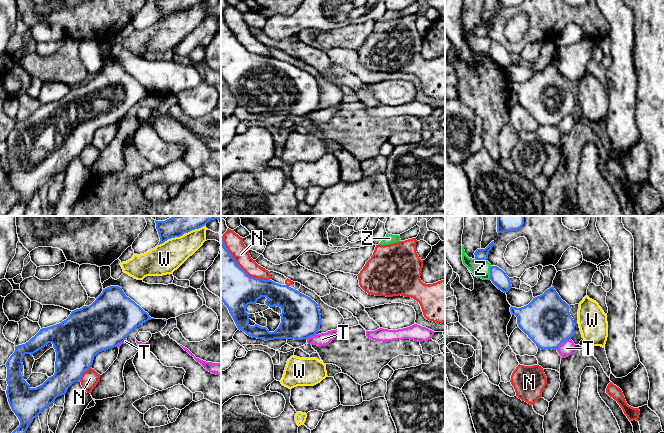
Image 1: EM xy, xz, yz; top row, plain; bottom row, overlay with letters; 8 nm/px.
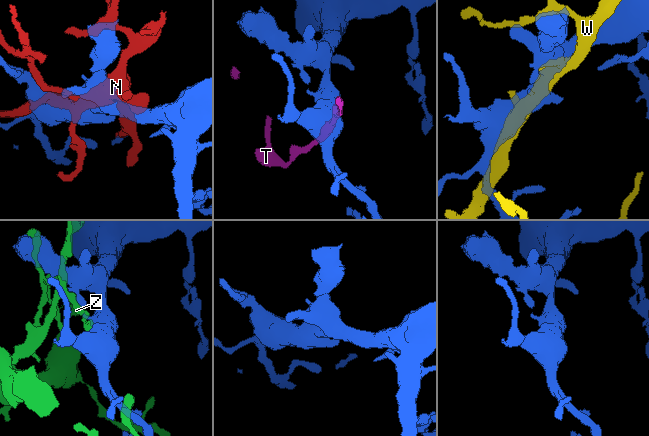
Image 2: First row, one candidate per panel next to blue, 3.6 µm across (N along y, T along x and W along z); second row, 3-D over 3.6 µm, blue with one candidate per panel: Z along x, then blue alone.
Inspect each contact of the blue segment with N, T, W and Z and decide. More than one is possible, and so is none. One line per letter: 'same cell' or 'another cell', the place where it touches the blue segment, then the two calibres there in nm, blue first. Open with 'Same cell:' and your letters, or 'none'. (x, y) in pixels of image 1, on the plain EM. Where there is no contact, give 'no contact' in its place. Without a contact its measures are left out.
Same cell: none
N: another cell; contact xz (239, 42); calibres 360 and 140 nm
T: another cell; contact yz (563, 117); calibres 380 and 110 nm
W: another cell; contact xy (170, 14); calibres 130 and 240 nm
Z: another cell; contact yz (490, 49); calibres 130 and 140 nm

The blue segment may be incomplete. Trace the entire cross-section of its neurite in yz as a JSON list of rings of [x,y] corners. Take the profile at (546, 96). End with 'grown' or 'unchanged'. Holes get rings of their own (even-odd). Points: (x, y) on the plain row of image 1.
[[[553,62],[524,83],[511,82],[510,88],[517,93],[518,103],[538,125],[557,126],[574,110],[575,100],[569,81],[561,75]]] | unchanged

